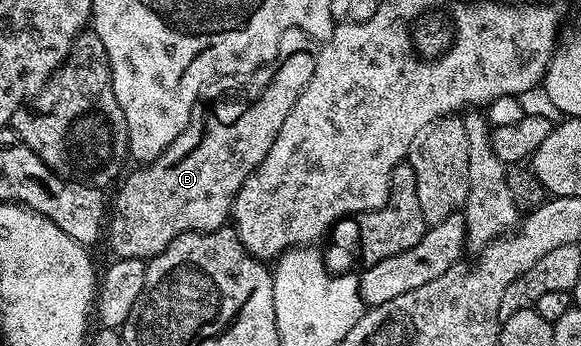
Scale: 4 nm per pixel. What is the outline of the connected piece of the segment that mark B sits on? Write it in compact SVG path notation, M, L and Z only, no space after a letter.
M283 30L277 47L277 59L270 60L265 67L257 69L244 82L238 83L241 84L238 88L233 88L234 77L220 77L215 84L217 93L213 100L221 104L221 113L213 112L213 104L208 98L197 100L183 134L179 134L179 138L175 138L175 142L171 142L171 146L167 146L167 150L160 152L154 160L138 167L141 168L138 172L131 173L129 177L126 175L120 181L121 189L117 192L117 201L114 204L112 201L111 219L107 224L107 240L109 236L109 244L114 252L112 255L148 261L167 250L167 246L171 246L171 242L183 234L214 232L216 228L226 227L243 182L247 182L263 158L267 158L267 150L271 150L275 134L279 134L287 114L291 114L291 106L295 106L303 86L307 86L315 70L318 51L318 41L312 40L303 30Z

